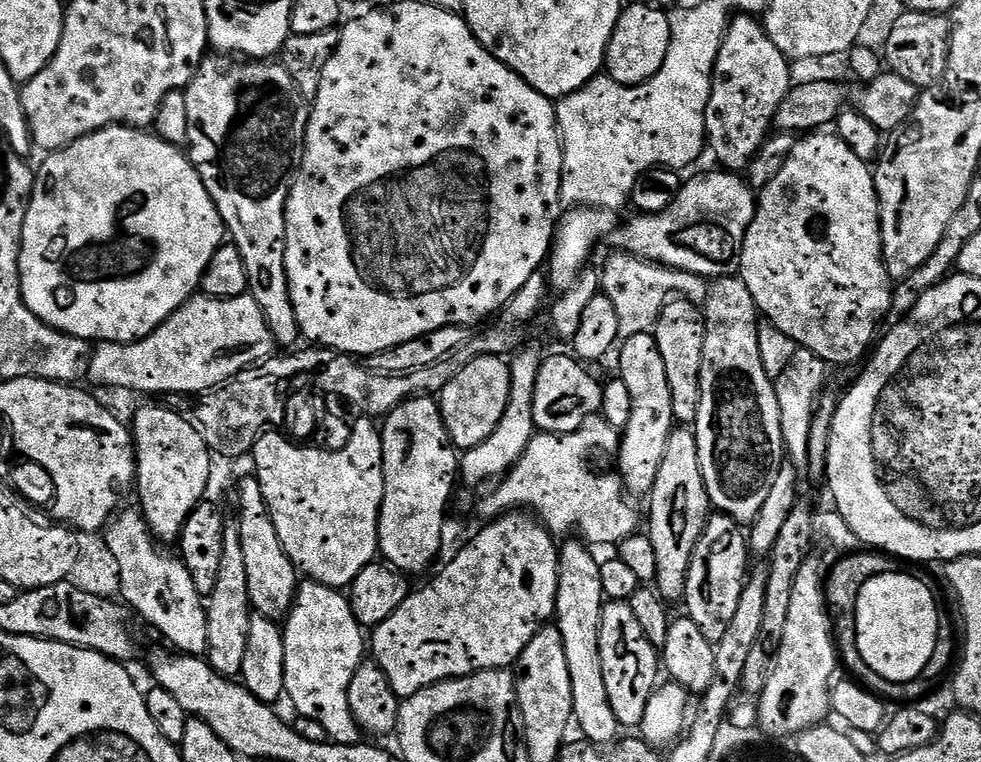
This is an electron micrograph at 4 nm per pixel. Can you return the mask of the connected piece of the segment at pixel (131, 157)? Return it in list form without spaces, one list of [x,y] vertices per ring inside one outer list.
[[[111,124],[75,140],[70,146],[49,152],[43,157],[40,168],[35,169],[36,181],[32,196],[27,200],[26,222],[20,235],[20,289],[29,310],[42,322],[59,332],[77,336],[79,340],[105,344],[132,344],[149,336],[170,314],[174,314],[187,300],[197,295],[210,258],[225,243],[224,219],[218,214],[202,178],[187,155],[177,145],[166,142],[155,131],[130,128],[127,124]]]

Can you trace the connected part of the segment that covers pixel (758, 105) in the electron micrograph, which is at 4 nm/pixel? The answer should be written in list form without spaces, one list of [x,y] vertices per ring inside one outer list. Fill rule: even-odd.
[[[737,14],[728,23],[718,58],[714,62],[712,93],[706,106],[704,135],[721,169],[743,173],[760,152],[776,123],[778,106],[791,90],[794,77],[787,56],[770,42],[763,23],[755,15]]]

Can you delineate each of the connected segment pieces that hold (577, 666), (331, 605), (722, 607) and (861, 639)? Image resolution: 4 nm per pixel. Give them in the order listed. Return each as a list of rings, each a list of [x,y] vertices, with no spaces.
[[[576,538],[565,539],[558,551],[560,573],[554,627],[562,634],[562,650],[566,650],[574,724],[584,731],[585,741],[608,746],[617,739],[616,732],[621,731],[621,726],[614,718],[614,710],[610,710],[610,702],[606,698],[606,682],[602,679],[602,650],[598,650],[602,610],[606,603],[602,590],[601,561],[588,553],[590,548],[587,543]]]
[[[301,583],[297,587],[296,601],[288,612],[288,619],[283,621],[282,631],[286,646],[284,690],[287,699],[292,699],[293,706],[297,708],[295,711],[319,722],[333,744],[361,743],[362,733],[356,727],[356,719],[350,710],[348,687],[350,678],[354,678],[354,674],[366,660],[366,632],[354,618],[349,597],[343,591],[325,584]]]
[[[709,515],[708,525],[702,530],[698,546],[694,546],[694,554],[690,558],[682,604],[683,607],[688,607],[687,619],[692,620],[694,626],[698,626],[698,630],[702,630],[702,635],[713,646],[722,642],[738,610],[744,582],[748,579],[750,571],[748,560],[750,561],[750,549],[745,529],[729,516]]]
[[[893,570],[870,578],[866,586],[862,586],[862,594],[858,594],[858,614],[856,615],[856,641],[858,654],[874,670],[881,680],[905,684],[916,680],[926,670],[926,662],[934,654],[934,646],[938,642],[938,634],[942,631],[940,612],[936,609],[936,600],[932,592],[916,576],[907,576],[904,572]]]

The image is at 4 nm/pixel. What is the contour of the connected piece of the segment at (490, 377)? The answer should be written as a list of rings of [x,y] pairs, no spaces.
[[[479,356],[462,371],[453,374],[450,382],[438,393],[442,418],[452,443],[457,449],[467,450],[486,442],[502,422],[510,402],[510,364],[502,356]]]

